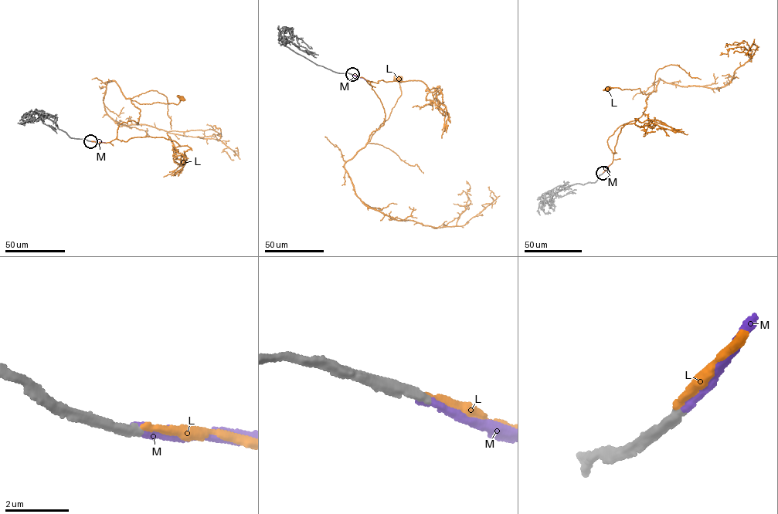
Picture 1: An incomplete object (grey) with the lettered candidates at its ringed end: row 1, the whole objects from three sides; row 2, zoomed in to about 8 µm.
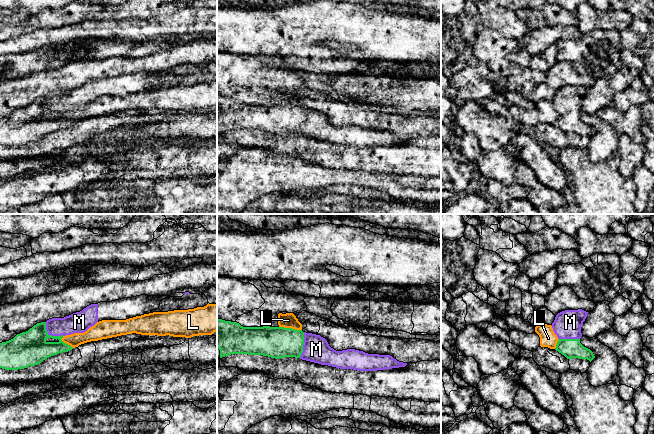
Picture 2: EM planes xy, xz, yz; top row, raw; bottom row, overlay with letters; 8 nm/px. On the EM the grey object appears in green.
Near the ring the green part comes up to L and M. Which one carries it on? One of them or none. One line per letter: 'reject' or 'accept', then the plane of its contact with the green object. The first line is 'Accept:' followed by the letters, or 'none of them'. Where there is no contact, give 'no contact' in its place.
Accept: M
L: reject | xz
M: accept | xy

